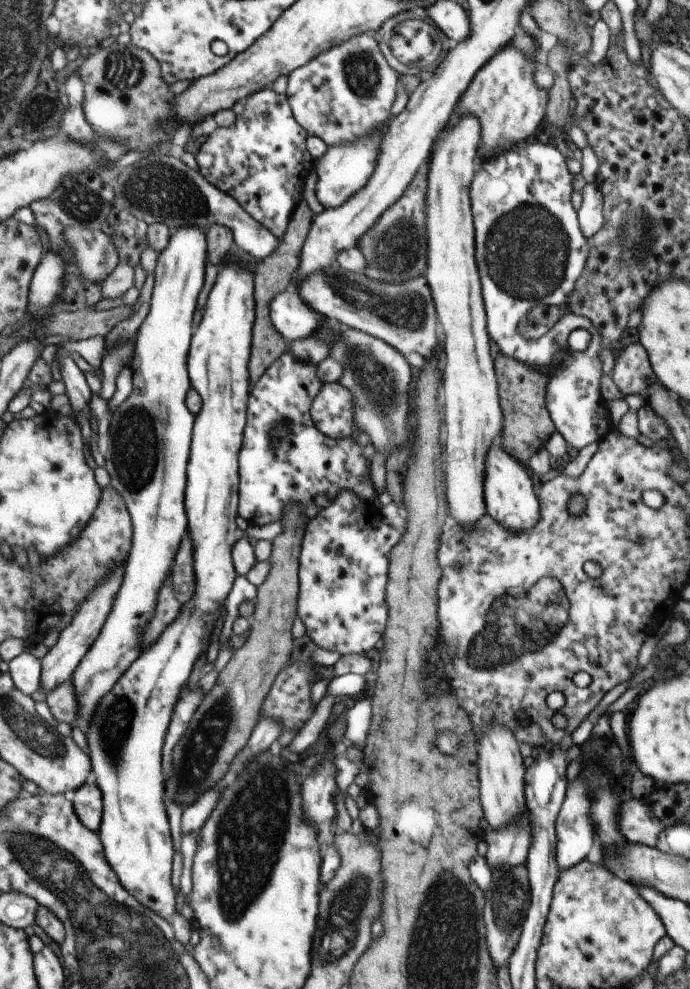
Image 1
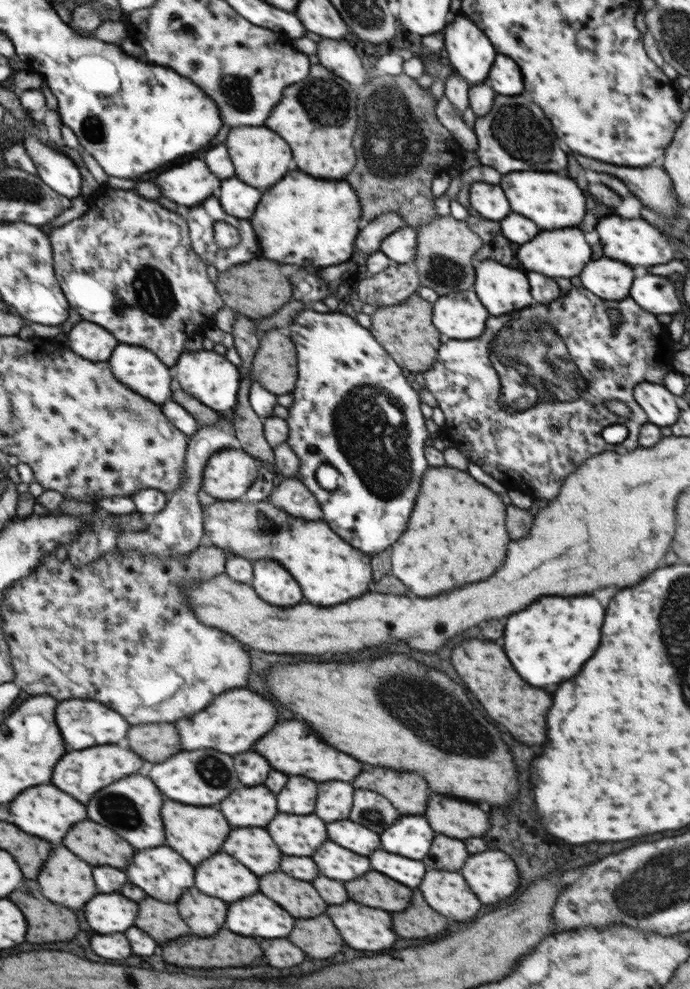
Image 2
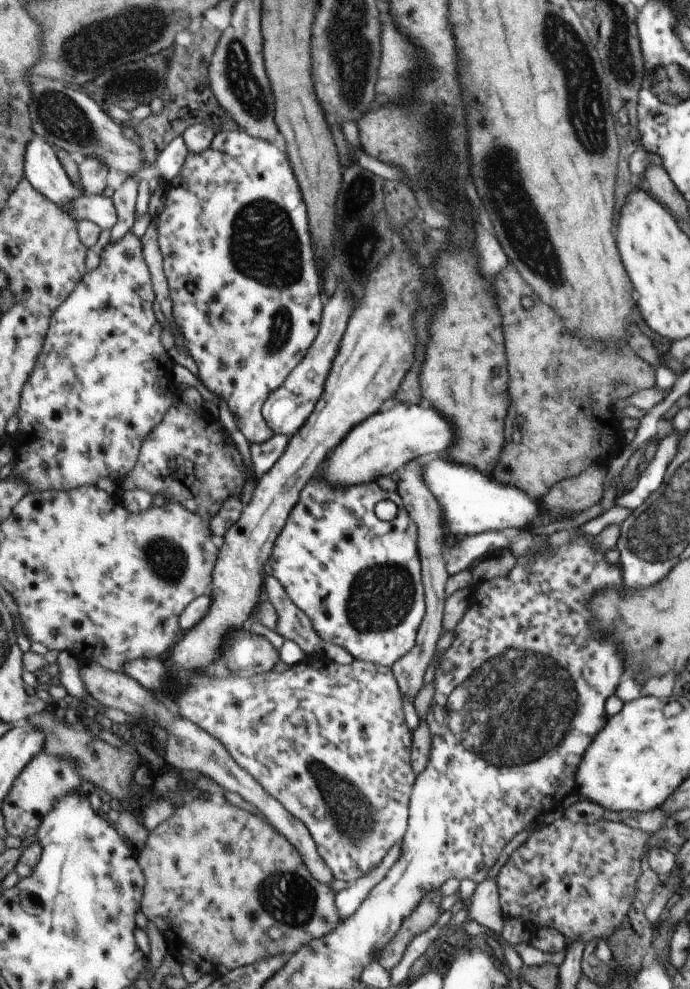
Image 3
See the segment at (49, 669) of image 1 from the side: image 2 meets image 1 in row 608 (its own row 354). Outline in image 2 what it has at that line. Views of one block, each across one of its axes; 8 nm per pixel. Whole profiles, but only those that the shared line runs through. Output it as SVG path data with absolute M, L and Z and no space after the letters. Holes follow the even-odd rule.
M86 320L78 321L68 333L68 338L68 348L92 362L107 362L115 346L120 344L106 327Z

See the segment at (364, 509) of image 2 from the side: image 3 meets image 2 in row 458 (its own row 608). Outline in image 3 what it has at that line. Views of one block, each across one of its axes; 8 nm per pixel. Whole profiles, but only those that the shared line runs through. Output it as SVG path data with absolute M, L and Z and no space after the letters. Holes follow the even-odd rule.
M319 474L301 490L301 496L296 506L292 509L286 524L275 540L271 557L268 564L272 568L272 574L276 577L284 590L288 593L289 599L303 610L307 617L312 621L315 631L319 634L322 641L332 643L347 650L354 659L366 661L375 665L391 666L402 658L407 652L410 652L416 644L417 634L426 614L425 590L422 586L421 560L419 555L418 531L416 523L410 518L402 498L397 491L385 491L380 488L376 482L354 485L351 487L331 487ZM381 500L392 500L397 506L397 515L393 520L382 521L376 515L374 507Z

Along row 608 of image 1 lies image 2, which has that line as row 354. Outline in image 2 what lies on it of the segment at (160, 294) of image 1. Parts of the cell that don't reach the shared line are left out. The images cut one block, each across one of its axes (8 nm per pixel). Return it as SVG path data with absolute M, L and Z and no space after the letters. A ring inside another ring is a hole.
M120 343L115 346L107 362L119 381L131 387L136 394L160 406L172 401L173 374L170 374L168 366L162 364L162 360L156 358L154 351L147 347Z

